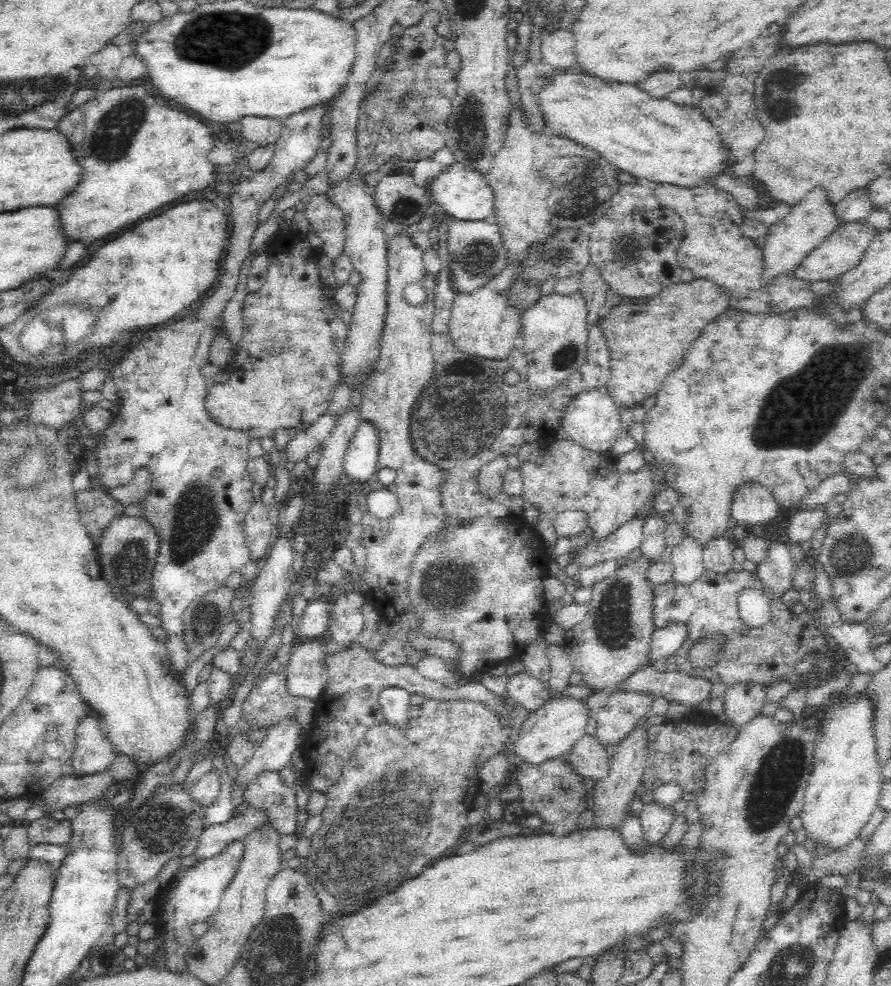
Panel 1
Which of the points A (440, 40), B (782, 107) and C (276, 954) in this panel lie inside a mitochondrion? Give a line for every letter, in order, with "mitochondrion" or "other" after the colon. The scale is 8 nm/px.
A: other
B: mitochondrion
C: mitochondrion

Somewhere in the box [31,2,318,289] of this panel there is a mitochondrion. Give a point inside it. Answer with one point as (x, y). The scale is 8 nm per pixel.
(230, 39)

